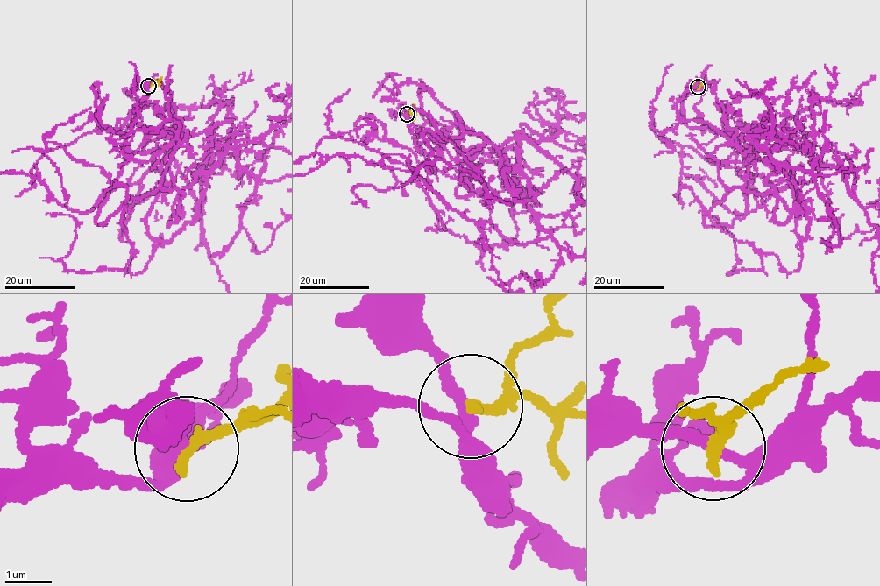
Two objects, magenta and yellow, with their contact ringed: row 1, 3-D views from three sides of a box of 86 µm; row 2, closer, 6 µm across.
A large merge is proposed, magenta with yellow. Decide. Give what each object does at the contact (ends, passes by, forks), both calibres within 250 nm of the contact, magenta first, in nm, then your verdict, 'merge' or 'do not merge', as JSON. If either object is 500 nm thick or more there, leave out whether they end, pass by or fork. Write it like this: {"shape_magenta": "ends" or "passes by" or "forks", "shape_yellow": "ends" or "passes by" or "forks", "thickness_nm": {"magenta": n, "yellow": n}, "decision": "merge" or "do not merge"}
{"shape_magenta": "passes by", "shape_yellow": "ends", "thickness_nm": {"magenta": 240, "yellow": 280}, "decision": "do not merge"}

